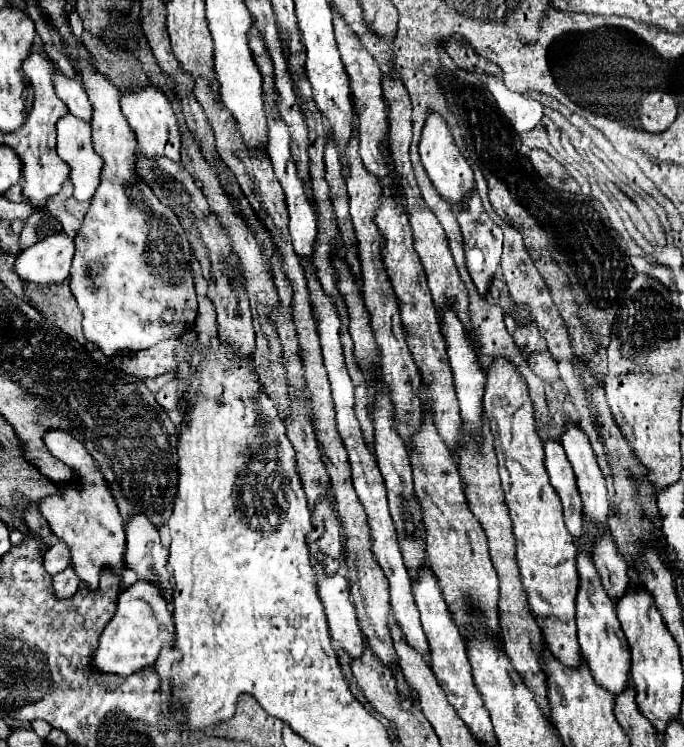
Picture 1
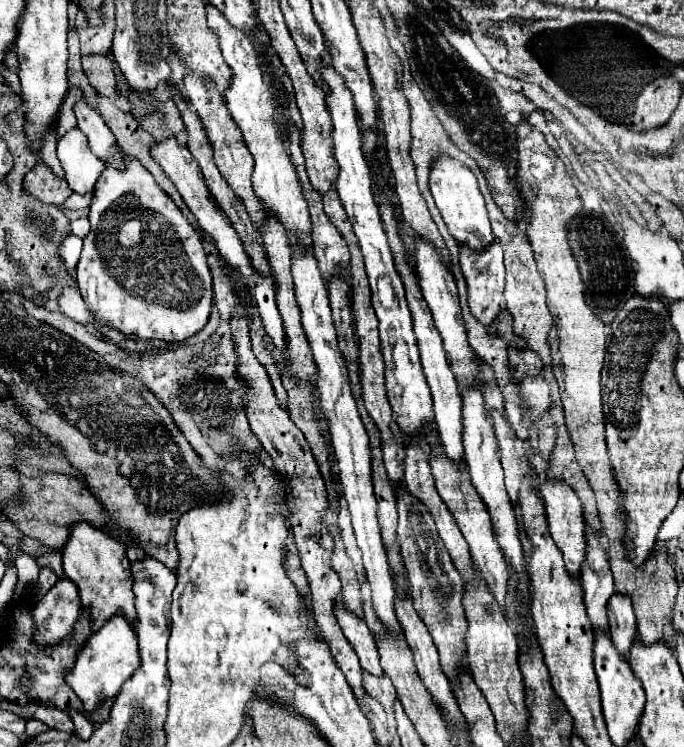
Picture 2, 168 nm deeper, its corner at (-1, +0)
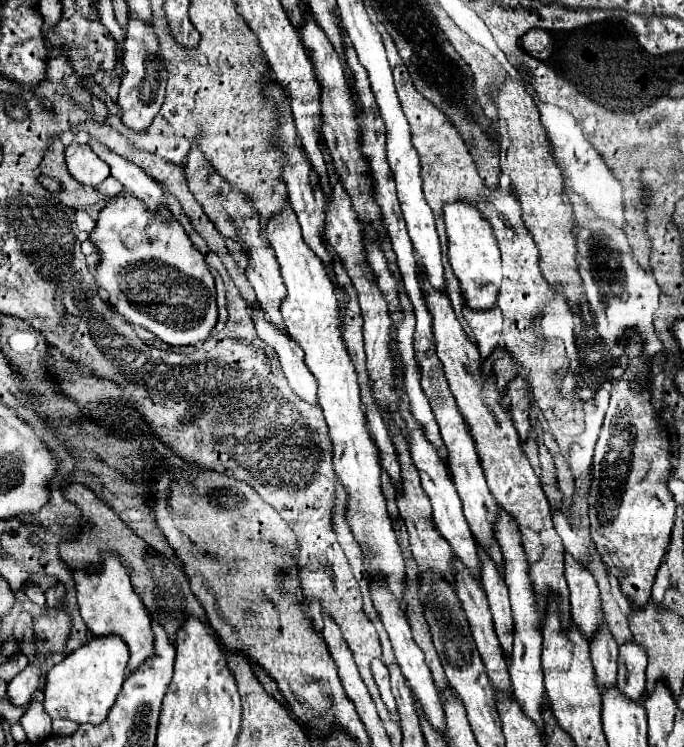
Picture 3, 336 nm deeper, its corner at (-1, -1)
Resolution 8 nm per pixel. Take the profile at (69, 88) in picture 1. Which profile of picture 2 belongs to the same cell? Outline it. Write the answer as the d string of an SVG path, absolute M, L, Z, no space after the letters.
M82 100L74 104L74 114L78 118L78 128L82 128L82 132L88 136L90 150L112 166L122 168L122 156L118 152L116 138L102 120L102 116Z

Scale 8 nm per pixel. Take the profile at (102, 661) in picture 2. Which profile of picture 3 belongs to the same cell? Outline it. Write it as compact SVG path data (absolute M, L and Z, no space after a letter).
M94 639L80 649L72 651L58 665L46 673L44 711L52 719L70 719L76 723L102 723L106 719L122 683L126 679L126 663L130 659L128 647L122 639Z

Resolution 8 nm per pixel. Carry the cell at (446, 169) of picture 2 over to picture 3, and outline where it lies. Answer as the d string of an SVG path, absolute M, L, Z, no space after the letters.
M464 201L448 203L444 207L446 219L446 233L448 233L448 261L452 265L454 277L460 283L460 293L464 305L472 311L486 311L496 305L500 281L502 281L502 265L500 265L500 251L494 243L492 227L478 215L474 207Z

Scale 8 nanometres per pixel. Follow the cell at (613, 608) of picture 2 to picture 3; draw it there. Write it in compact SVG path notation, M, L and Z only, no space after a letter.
M634 643L620 647L618 689L632 701L640 701L646 687L646 653Z

